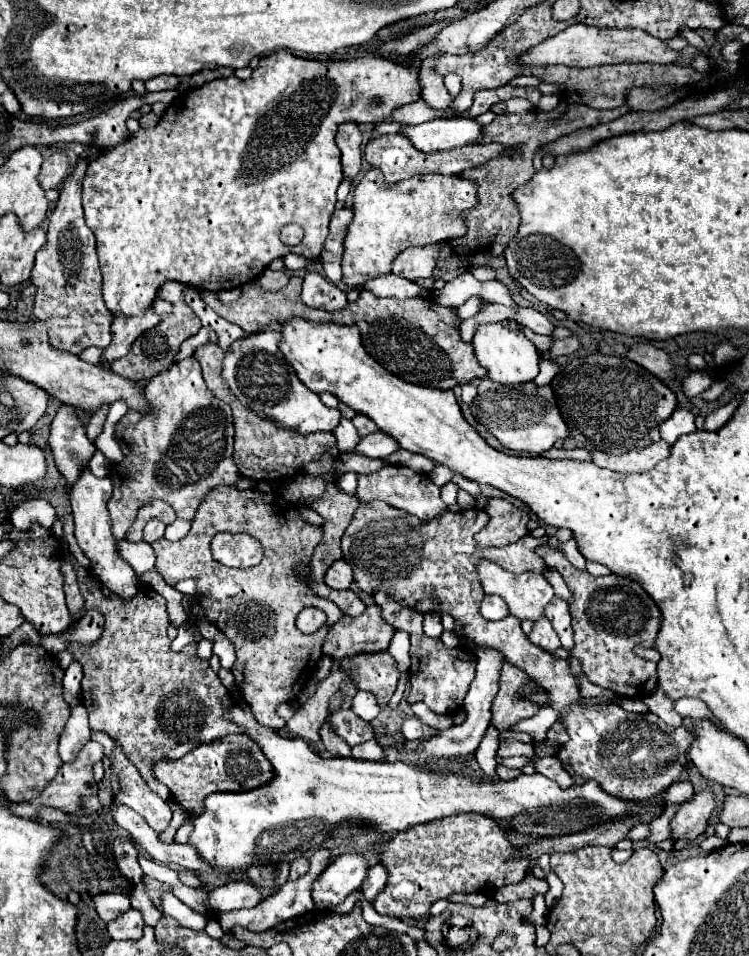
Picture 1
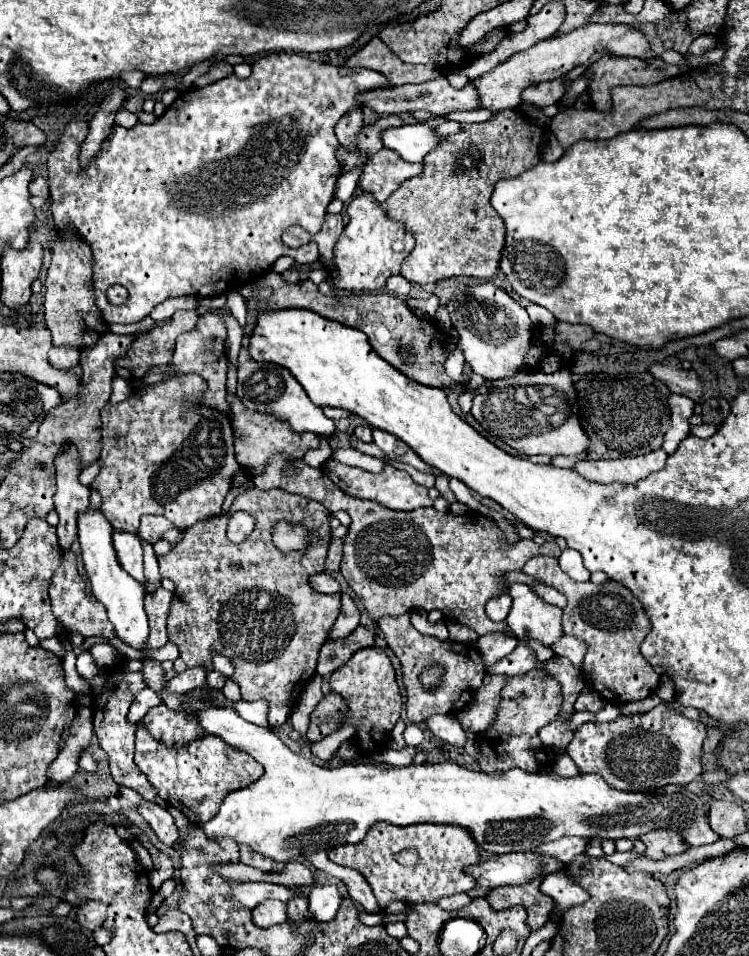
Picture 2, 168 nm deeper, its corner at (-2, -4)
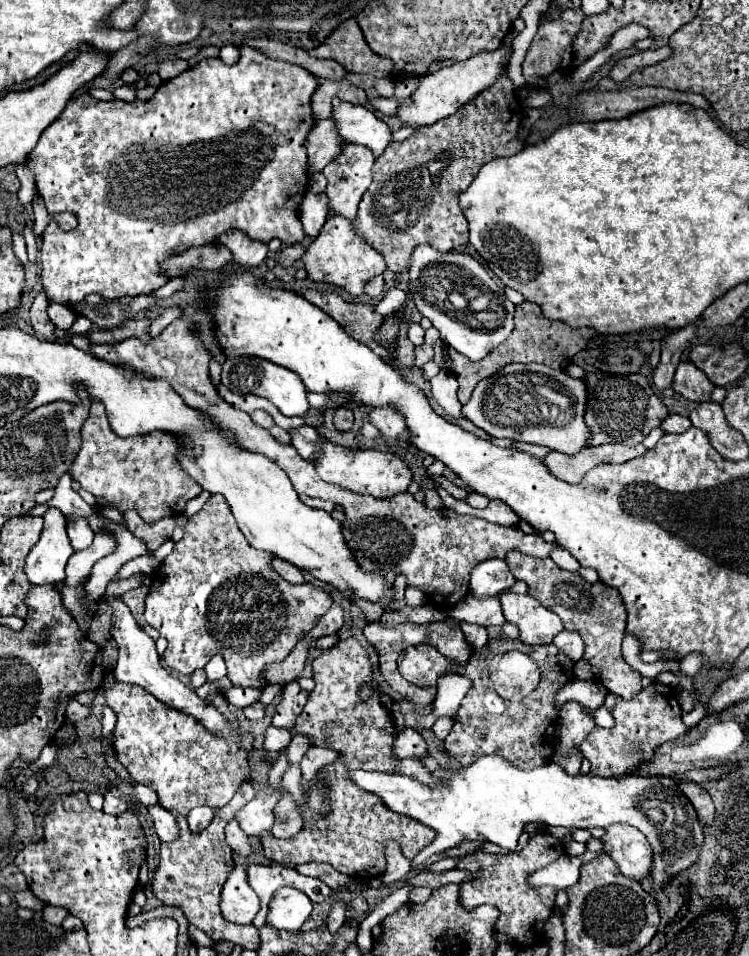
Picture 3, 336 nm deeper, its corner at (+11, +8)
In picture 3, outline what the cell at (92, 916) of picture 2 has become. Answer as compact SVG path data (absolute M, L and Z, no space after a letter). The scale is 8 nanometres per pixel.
M44 907L44 911L42 911L42 919L46 919L46 923L50 923L50 925L60 925L66 915L68 915L68 911L62 907Z

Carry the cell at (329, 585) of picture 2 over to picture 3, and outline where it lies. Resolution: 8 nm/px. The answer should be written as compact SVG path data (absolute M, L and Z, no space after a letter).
M272 559L272 569L276 569L276 573L286 579L288 583L306 583L304 581L304 575L298 567L290 565L288 561L282 561L282 559Z

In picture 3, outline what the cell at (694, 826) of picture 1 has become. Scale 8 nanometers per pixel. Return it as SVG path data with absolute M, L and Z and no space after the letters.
M610 825L600 837L606 853L616 861L624 877L642 881L650 873L652 847L646 837L630 825Z

